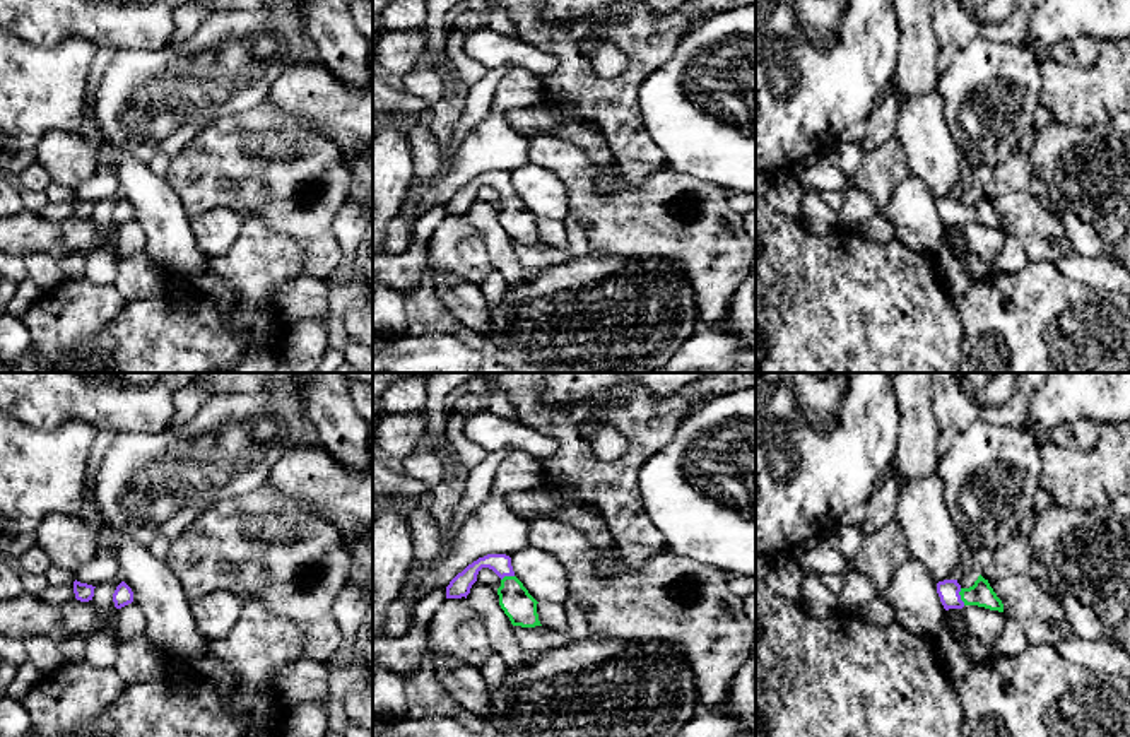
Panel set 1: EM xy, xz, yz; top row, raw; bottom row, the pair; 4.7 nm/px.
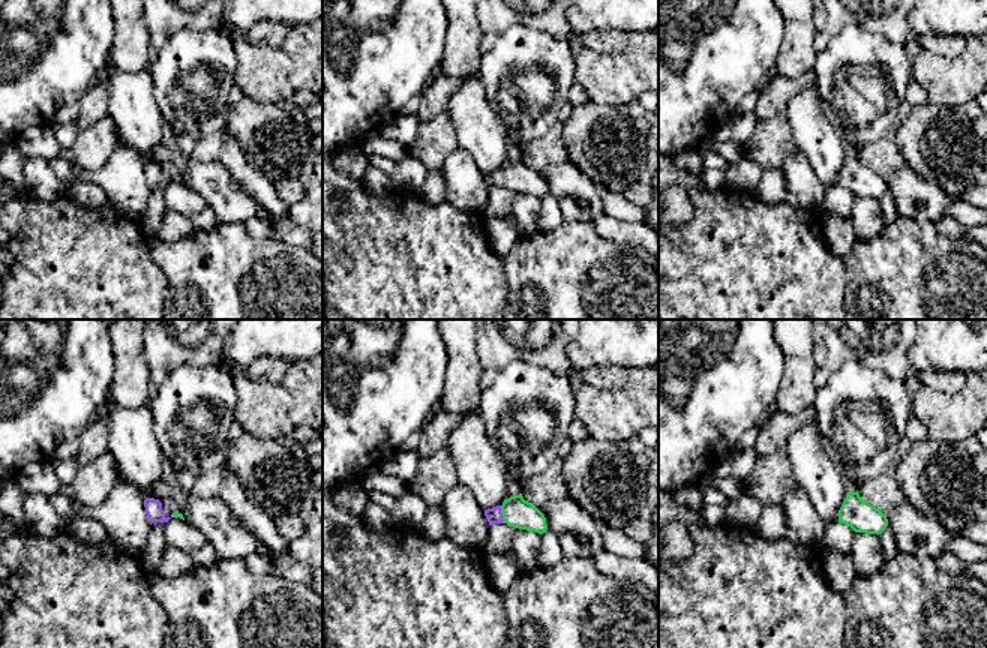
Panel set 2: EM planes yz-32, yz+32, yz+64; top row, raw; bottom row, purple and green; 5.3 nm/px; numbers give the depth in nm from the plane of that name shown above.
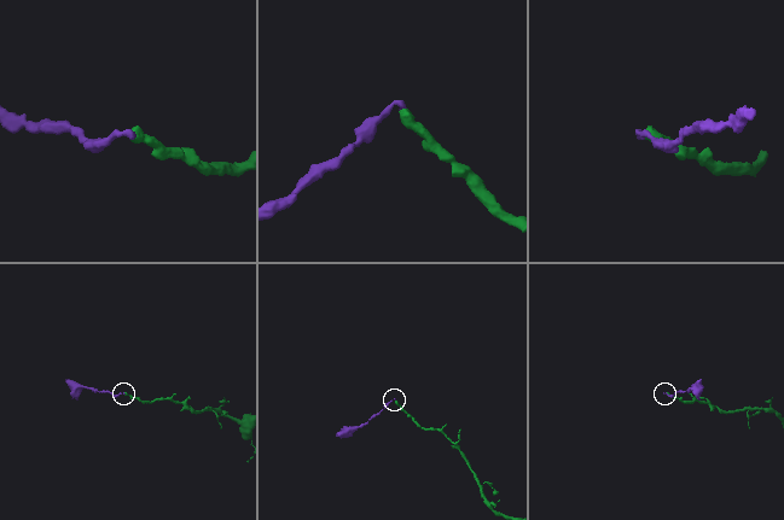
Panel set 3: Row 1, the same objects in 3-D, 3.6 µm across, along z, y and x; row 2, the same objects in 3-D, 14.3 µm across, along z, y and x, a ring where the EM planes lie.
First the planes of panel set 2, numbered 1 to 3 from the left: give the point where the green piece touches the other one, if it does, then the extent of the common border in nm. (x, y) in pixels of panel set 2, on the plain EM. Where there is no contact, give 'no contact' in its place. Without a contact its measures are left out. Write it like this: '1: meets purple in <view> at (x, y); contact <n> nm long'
1: no contact
2: meets purple in yz+32 at (501, 179); contact 100 nm long
3: no contact

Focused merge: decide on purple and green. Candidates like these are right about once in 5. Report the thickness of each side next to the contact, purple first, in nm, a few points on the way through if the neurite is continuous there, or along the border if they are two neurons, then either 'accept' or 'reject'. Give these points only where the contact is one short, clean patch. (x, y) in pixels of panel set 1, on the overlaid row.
100 nm thick on the purple side, 110 nm on the other; runs through yz (947, 590), (959, 597), (980, 594); accept

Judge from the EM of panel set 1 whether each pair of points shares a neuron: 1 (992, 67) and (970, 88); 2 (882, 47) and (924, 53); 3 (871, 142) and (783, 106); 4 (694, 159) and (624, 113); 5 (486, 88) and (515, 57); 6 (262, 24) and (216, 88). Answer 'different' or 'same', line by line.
1: same
2: different
3: different
4: different
5: different
6: same

